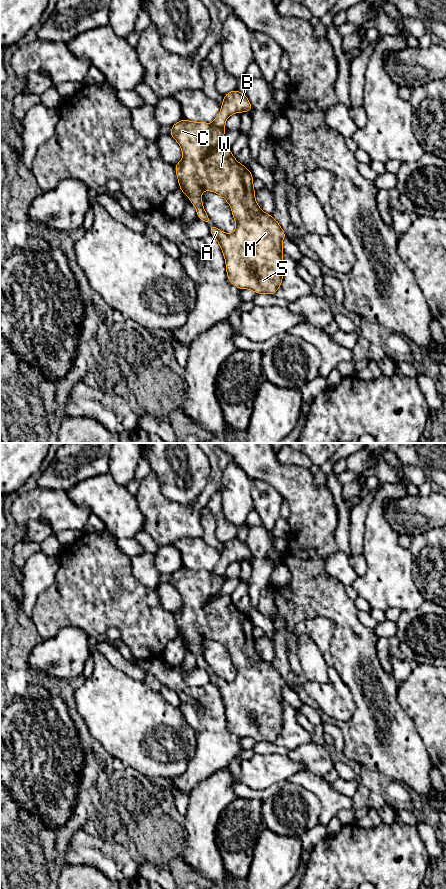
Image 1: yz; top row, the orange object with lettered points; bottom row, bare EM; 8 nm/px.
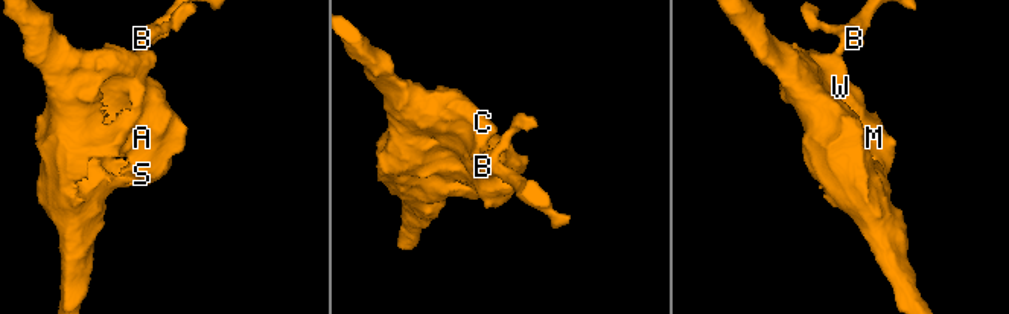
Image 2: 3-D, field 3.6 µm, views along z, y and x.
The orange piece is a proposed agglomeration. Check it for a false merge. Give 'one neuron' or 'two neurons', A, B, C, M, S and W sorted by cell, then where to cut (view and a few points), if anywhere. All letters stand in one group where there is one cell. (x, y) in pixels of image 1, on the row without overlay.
two neurons; A C M S W / B; cut in yz along (212, 571), (215, 574), (223, 575)

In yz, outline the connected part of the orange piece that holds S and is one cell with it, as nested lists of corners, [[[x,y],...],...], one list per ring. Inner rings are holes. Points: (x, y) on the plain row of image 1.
[[[183,566],[171,574],[170,584],[178,590],[183,600],[182,608],[175,613],[179,636],[196,655],[197,667],[210,673],[210,681],[219,690],[223,700],[229,730],[238,737],[275,743],[282,732],[282,688],[287,684],[273,664],[258,654],[249,617],[233,605],[229,595],[219,594],[225,580],[225,575]],[[204,638],[218,641],[229,651],[236,670],[234,681],[226,682],[211,672],[201,647]]]

